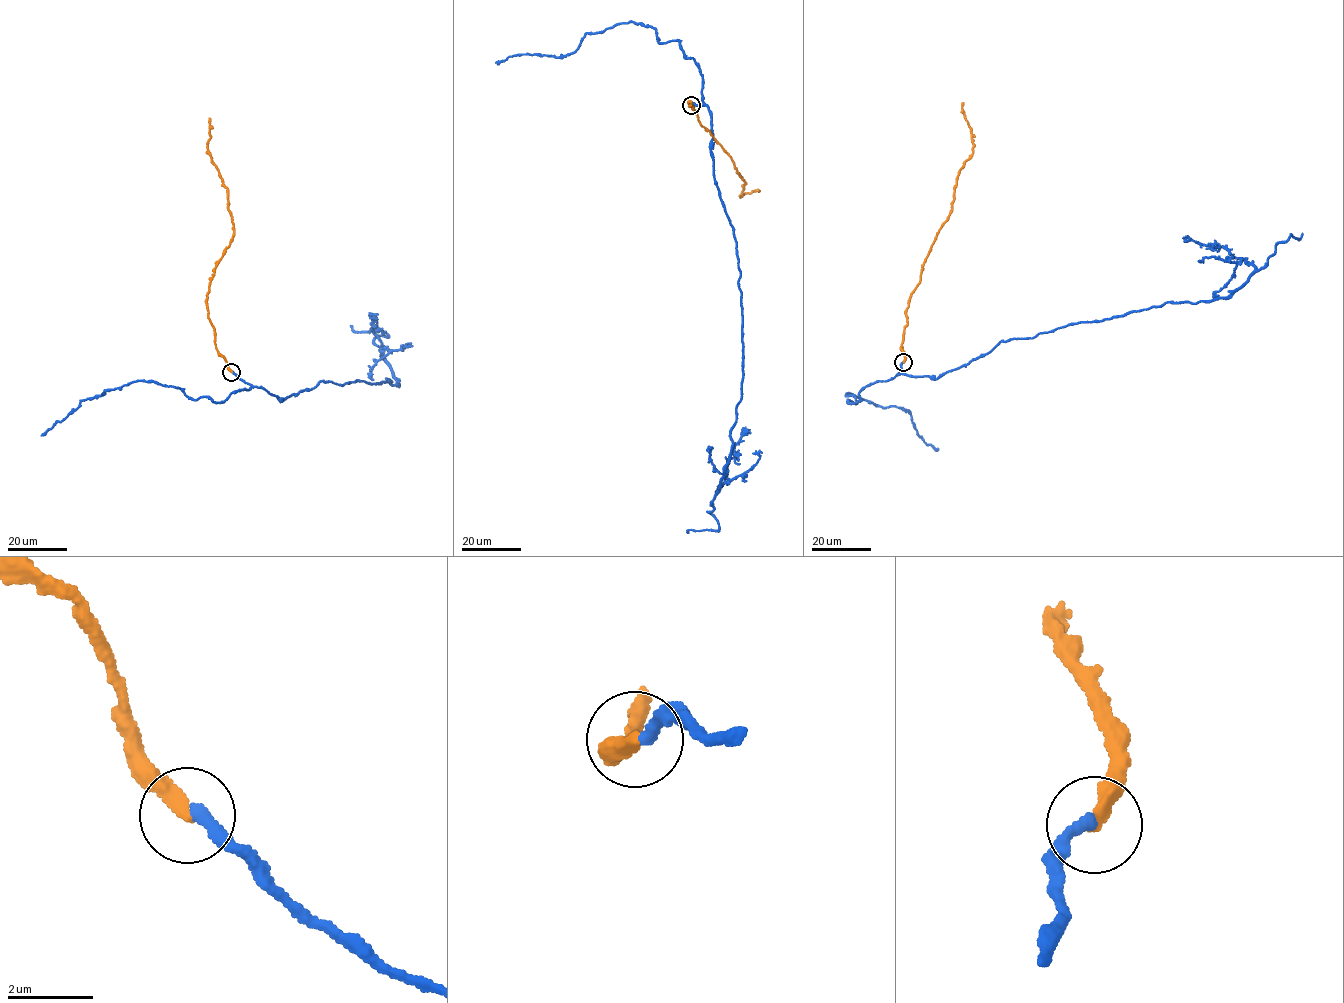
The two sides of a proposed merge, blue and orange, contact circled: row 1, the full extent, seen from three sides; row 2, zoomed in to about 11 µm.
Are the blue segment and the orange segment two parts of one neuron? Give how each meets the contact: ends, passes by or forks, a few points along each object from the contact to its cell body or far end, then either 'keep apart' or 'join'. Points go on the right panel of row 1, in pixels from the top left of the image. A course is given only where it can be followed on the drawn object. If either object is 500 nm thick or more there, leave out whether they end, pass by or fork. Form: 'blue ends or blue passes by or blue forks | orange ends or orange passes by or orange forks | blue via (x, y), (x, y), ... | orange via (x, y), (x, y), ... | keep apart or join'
blue ends | orange ends | blue via (903, 362), (898, 374), (938, 378), (1001, 341), (1168, 302), (1228, 296), (1265, 265), (1278, 243), (1302, 233) | orange via (904, 362), (901, 345), (911, 294), (951, 211), (959, 170), (972, 154), (963, 102) | join

